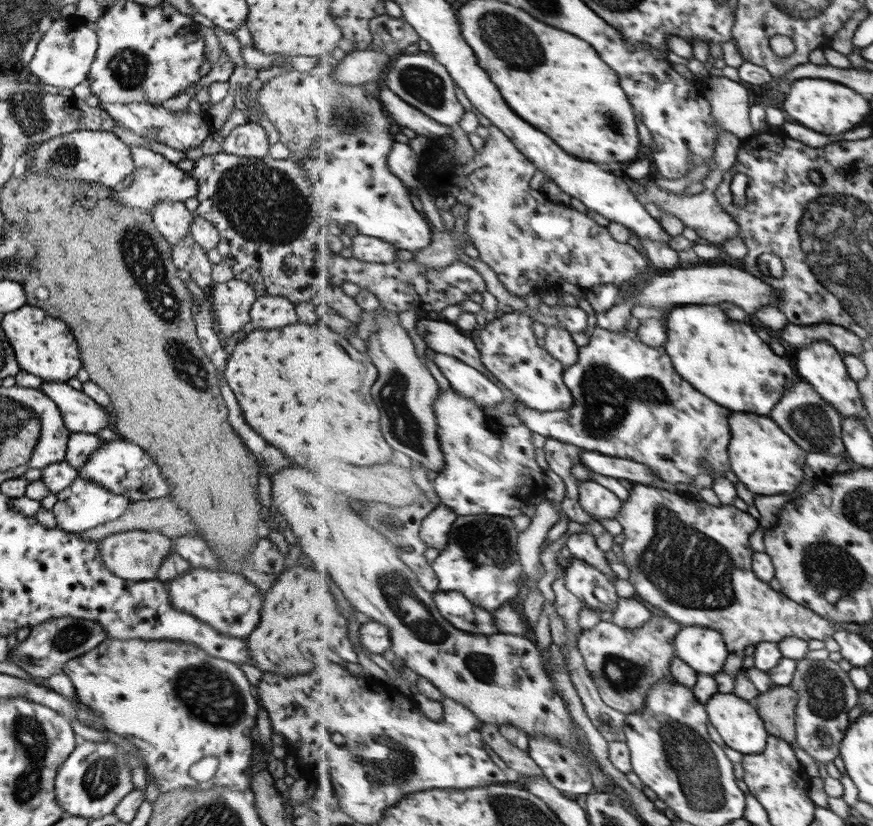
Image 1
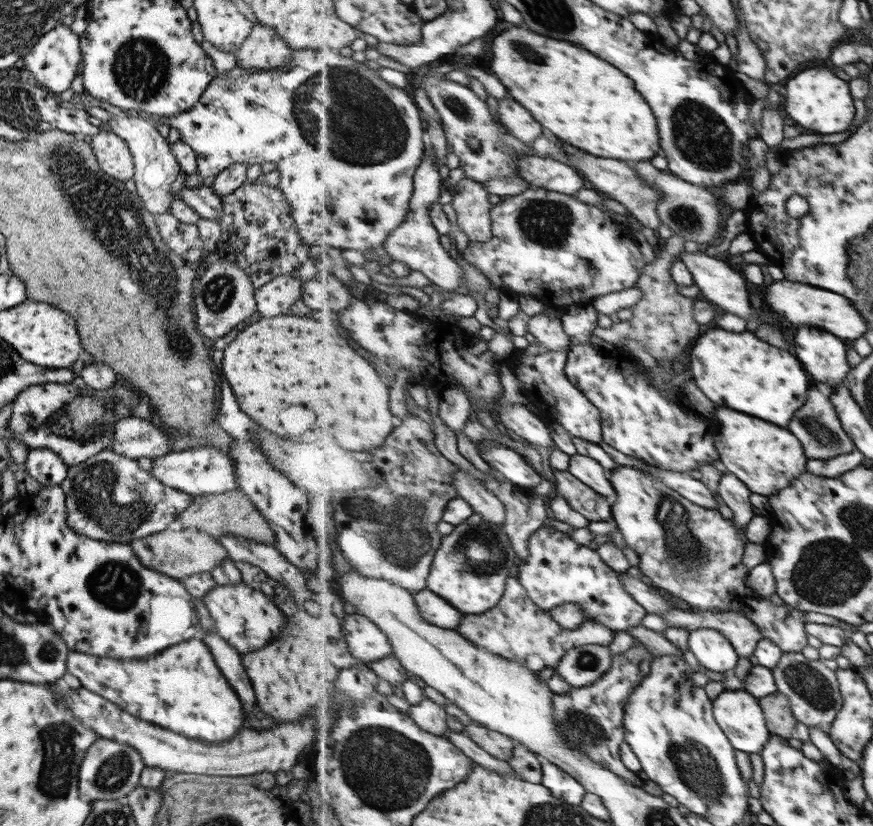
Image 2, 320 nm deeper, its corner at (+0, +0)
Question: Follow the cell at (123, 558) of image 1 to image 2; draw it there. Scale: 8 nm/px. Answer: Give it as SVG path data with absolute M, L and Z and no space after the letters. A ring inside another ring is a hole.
M182 528L179 531L165 529L153 532L151 535L128 542L128 545L145 568L163 573L178 581L199 572L209 573L228 558L226 550L220 543L205 532L191 529Z

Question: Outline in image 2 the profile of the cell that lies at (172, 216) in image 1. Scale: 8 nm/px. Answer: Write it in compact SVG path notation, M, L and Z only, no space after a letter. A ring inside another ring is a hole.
M111 115L106 125L111 133L119 136L126 143L129 149L134 166L132 179L134 180L136 195L140 198L142 206L154 216L167 213L171 196L169 187L171 182L177 178L177 174L180 173L179 165L171 154L167 140L158 134L152 122L138 116Z

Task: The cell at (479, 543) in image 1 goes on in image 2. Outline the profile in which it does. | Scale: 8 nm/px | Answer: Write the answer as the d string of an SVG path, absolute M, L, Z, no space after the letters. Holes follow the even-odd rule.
M483 519L478 525L463 523L442 538L427 589L439 593L466 616L484 614L500 603L508 579L515 574L522 561L515 553L503 525Z

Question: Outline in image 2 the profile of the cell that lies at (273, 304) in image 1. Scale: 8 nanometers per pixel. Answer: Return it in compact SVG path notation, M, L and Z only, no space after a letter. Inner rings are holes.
M293 275L274 276L273 280L255 289L256 310L260 316L269 318L277 314L291 314L291 307L300 300L302 284L299 279Z

